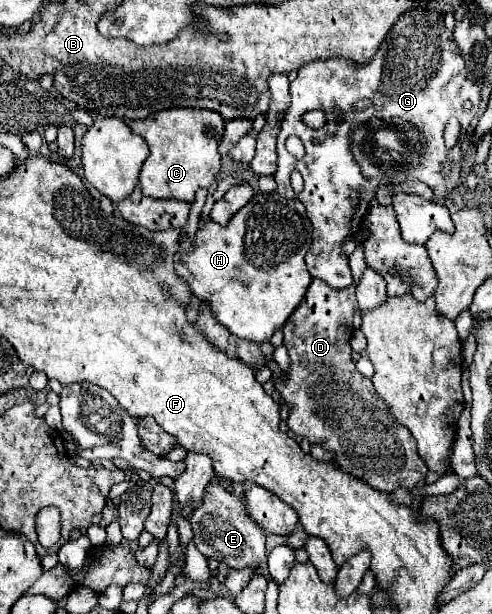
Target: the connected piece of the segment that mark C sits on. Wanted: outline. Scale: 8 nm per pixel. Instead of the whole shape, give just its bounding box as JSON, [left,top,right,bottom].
[126,107,224,203]

